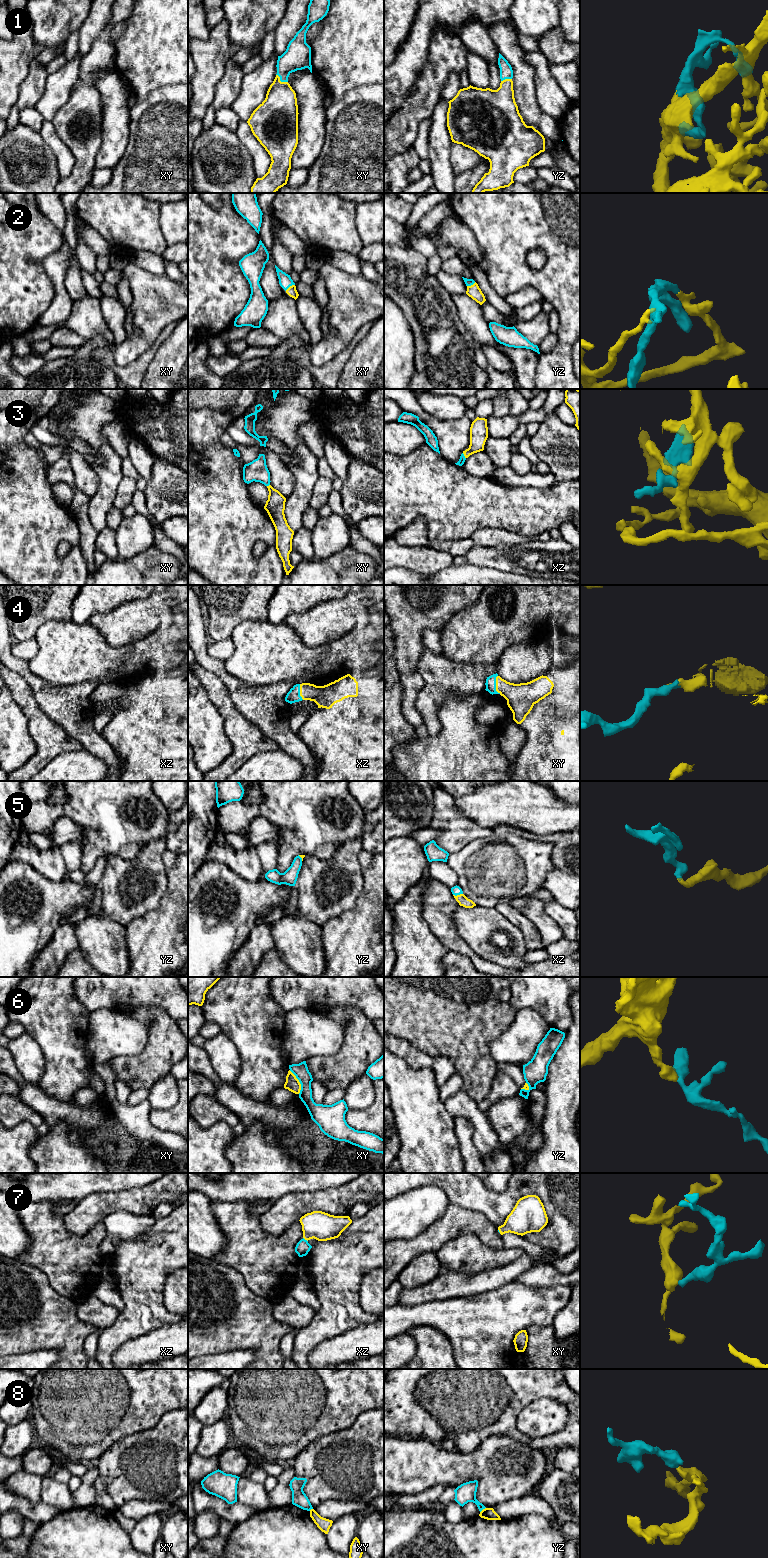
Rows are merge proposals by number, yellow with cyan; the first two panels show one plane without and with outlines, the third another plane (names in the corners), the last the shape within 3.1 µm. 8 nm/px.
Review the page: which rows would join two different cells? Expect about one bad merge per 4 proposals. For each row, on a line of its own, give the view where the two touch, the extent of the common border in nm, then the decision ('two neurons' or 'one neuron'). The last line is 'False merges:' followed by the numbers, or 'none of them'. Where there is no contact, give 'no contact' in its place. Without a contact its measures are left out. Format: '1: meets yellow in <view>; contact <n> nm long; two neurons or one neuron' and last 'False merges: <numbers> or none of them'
1: meets yellow in xy; contact 120 nm long; one neuron
2: meets yellow in xy; contact 90 nm long; one neuron
3: meets yellow in xz; contact 50 nm long; one neuron
4: meets yellow in xy; contact 150 nm long; one neuron
5: meets yellow in xz; contact 80 nm long; one neuron
6: meets yellow in xy; contact 200 nm long; two neurons
7: meets yellow in xz; contact 50 nm long; one neuron
8: meets yellow in yz; contact 60 nm long; two neurons
False merges: 6, 8

